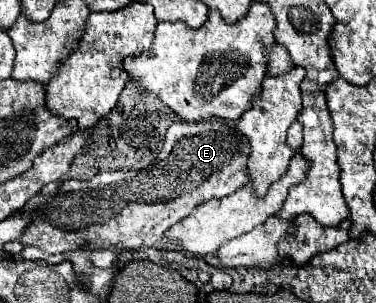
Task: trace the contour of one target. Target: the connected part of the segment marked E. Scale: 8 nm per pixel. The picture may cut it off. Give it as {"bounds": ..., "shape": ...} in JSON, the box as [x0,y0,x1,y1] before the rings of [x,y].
{"bounds":[22,117,250,253],"shape":[[[218,117],[190,125],[172,123],[168,127],[162,151],[158,153],[154,165],[148,169],[98,173],[90,181],[62,181],[54,195],[36,195],[34,203],[38,203],[38,217],[28,223],[22,235],[22,243],[44,249],[46,253],[66,253],[78,249],[132,249],[156,243],[156,239],[166,229],[188,217],[200,203],[226,197],[242,185],[250,183],[250,143],[242,133],[238,133],[238,129],[232,127],[236,127],[236,121]]]}

